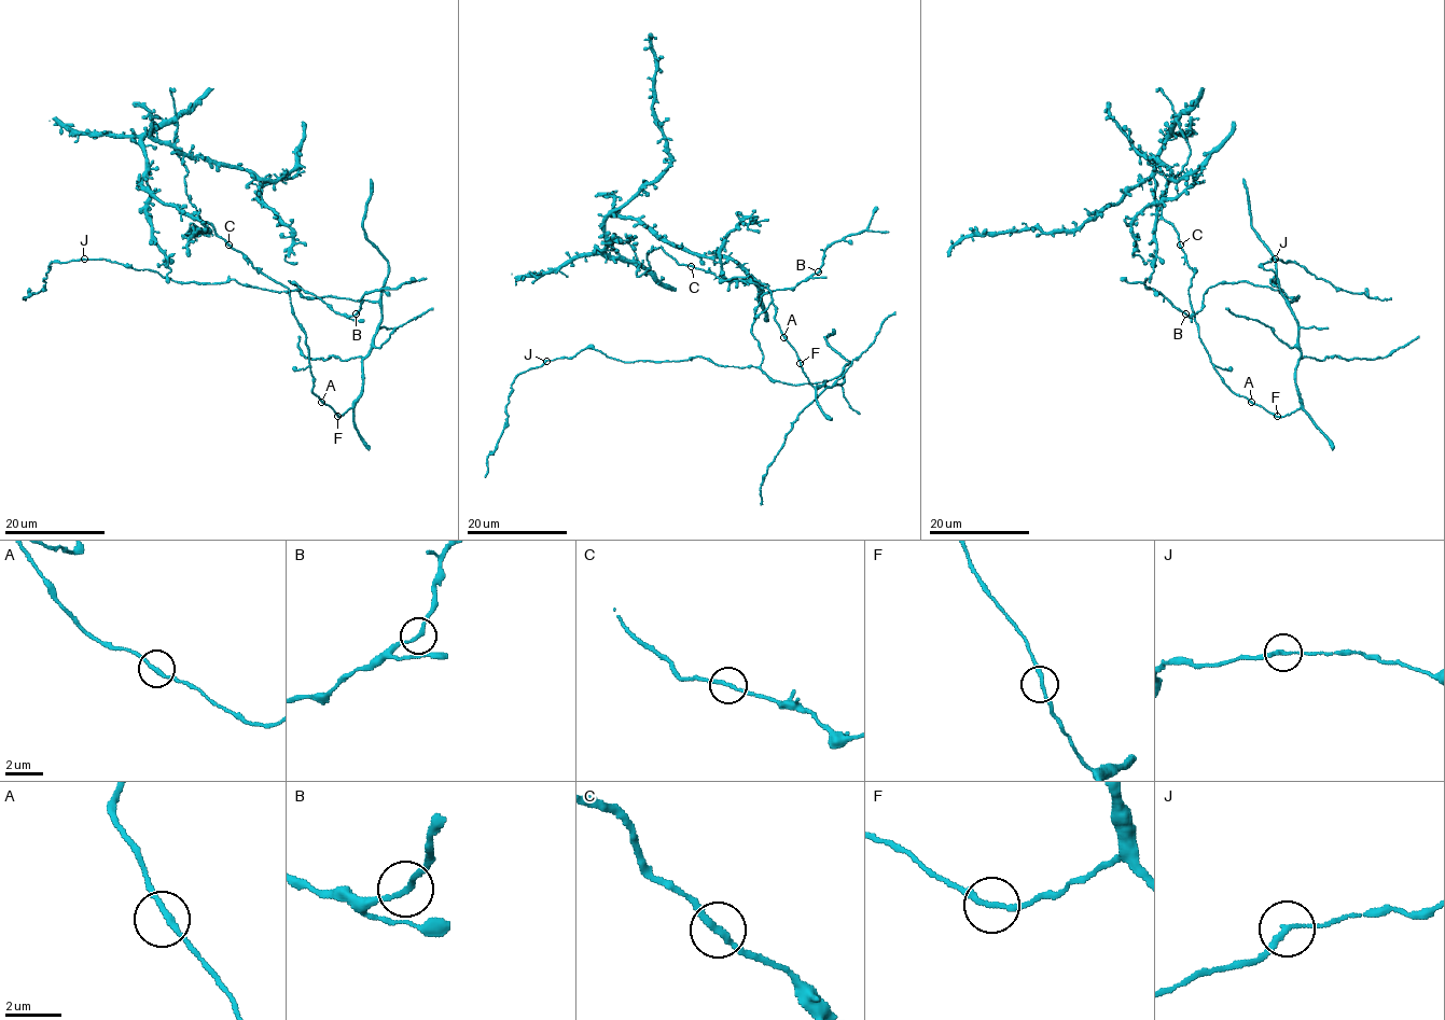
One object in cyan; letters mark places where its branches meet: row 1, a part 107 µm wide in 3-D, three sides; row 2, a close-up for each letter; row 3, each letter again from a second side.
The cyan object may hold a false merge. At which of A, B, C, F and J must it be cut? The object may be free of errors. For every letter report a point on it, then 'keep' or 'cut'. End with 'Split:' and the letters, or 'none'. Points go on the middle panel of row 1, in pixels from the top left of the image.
A: (783, 337) | keep
B: (818, 271) | keep
C: (691, 266) | keep
F: (800, 363) | keep
J: (546, 361) | cut
Split: J

